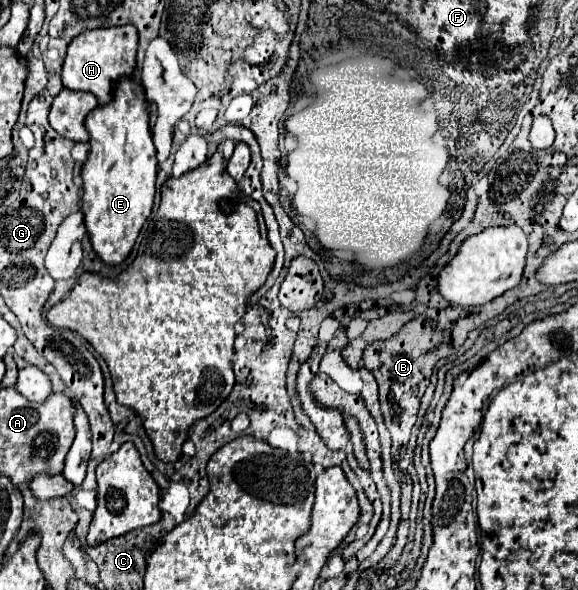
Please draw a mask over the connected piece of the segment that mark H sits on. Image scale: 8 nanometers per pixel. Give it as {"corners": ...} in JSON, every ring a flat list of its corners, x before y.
{"corners":[[129,26,115,28,97,28,87,30,73,38,67,48,67,56,63,62,63,84,69,90,91,92,97,96,99,104,109,104,113,98,113,90,121,78,131,78,135,72,135,54,137,54,139,32]]}

